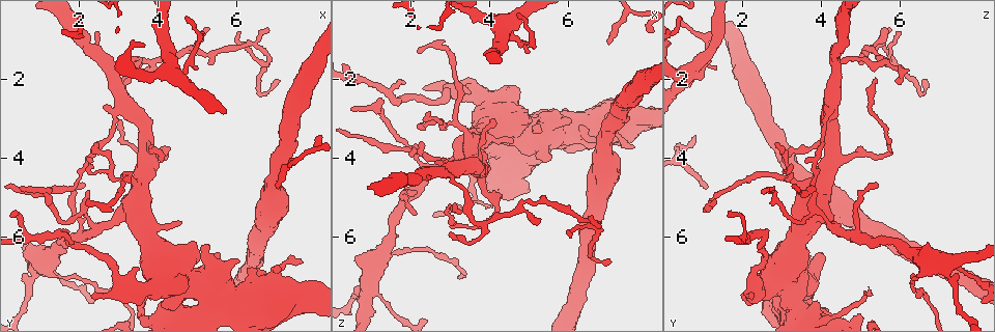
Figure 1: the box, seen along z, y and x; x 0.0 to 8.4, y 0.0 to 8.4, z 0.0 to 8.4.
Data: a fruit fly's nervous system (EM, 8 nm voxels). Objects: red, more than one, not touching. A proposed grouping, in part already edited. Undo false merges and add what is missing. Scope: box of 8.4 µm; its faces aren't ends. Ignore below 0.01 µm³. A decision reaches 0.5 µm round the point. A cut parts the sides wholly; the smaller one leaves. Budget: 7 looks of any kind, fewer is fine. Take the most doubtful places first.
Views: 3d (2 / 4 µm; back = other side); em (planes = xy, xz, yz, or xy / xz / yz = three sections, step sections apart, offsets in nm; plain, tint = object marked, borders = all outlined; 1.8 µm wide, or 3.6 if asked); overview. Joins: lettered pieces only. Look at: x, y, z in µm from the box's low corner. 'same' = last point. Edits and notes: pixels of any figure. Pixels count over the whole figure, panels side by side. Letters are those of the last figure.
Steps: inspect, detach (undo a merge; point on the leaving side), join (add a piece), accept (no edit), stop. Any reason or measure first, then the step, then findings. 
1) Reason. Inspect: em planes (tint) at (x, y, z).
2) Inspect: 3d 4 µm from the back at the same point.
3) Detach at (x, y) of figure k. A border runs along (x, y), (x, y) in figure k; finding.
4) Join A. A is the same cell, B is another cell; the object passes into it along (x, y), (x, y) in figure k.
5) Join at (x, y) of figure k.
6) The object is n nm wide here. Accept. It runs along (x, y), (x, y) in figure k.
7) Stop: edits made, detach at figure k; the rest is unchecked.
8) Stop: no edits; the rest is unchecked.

Sharp bend. Inspect: 3d 2 µm at (6.75, 1.40, 5.75).

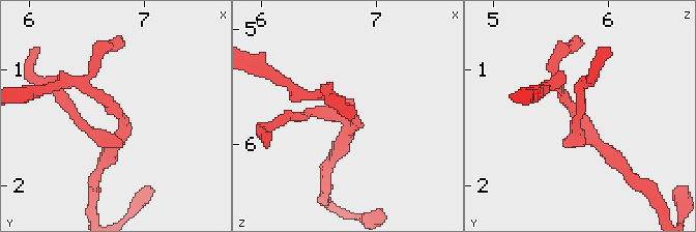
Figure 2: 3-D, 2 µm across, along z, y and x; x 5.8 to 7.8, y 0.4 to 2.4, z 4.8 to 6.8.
Inspect: em 3.6 µm planes (tint) at the same point.

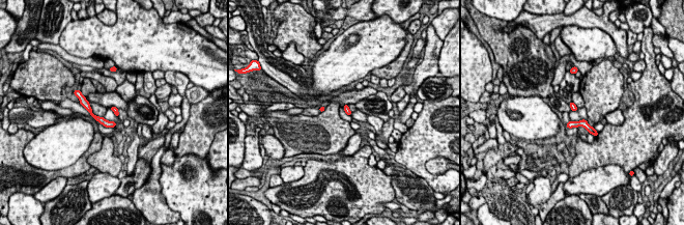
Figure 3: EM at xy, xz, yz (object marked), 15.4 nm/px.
Inspect: em 3.6 µm planes (borders) at the same point.

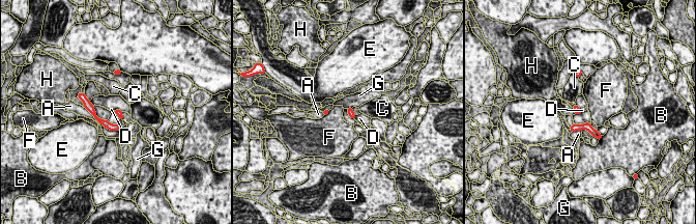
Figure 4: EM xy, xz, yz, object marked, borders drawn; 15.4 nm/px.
The object is 90 nm wide here. Accept. A, B, C, D, E, F, G and H are other cells; a border runs along (574, 122), (590, 123) in figure 4; all the same neuron.

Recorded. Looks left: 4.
Stops while still wide. Inspect: em xz step 4 (borders) at (5.25, 6.15, 3.15).

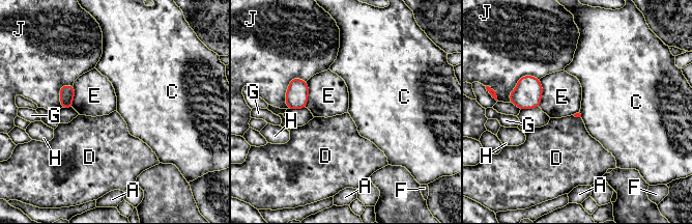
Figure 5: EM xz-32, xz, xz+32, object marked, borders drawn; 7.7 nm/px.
The longest contact is with J, 260 nm. Accept. A, C, D, E, F, G, H and J are other cells; no lettered piece goes on from it.

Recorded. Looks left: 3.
Arms part here. Inspect: em planes (borders) at (2.80, 1.80, 4.40).

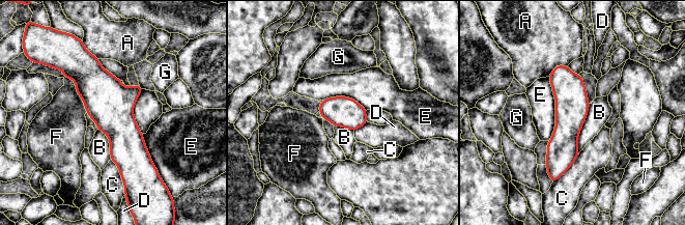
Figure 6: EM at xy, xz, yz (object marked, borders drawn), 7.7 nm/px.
The object is 240 nm wide here. Accept. A, B, C, D, E, F and G are other cells; it runs along (89, 58), (126, 141), (126, 176) in figure 6; continuous, no second neuron.

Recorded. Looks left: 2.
Stop: no edits; the rest is unchecked.

